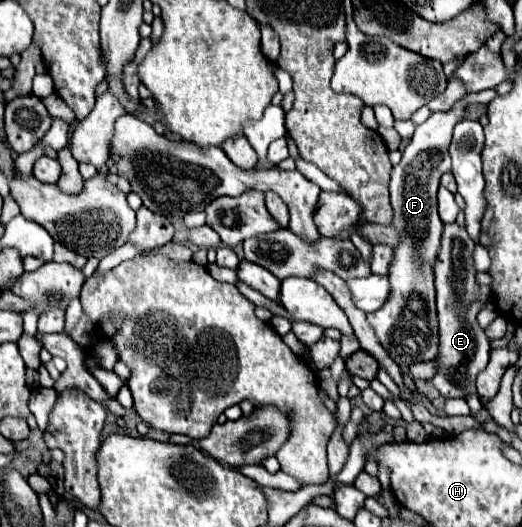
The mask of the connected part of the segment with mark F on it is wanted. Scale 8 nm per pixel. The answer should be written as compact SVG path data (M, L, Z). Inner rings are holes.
M456 101L450 111L432 113L430 119L416 127L414 137L402 151L402 161L392 169L390 199L394 209L392 225L400 233L400 245L394 247L394 259L390 265L392 295L388 303L368 313L368 321L374 327L386 353L400 365L410 367L412 363L432 361L438 355L438 317L436 317L436 291L432 265L440 251L442 227L436 205L436 191L442 173L450 171L450 139L452 129L466 117L466 103Z

